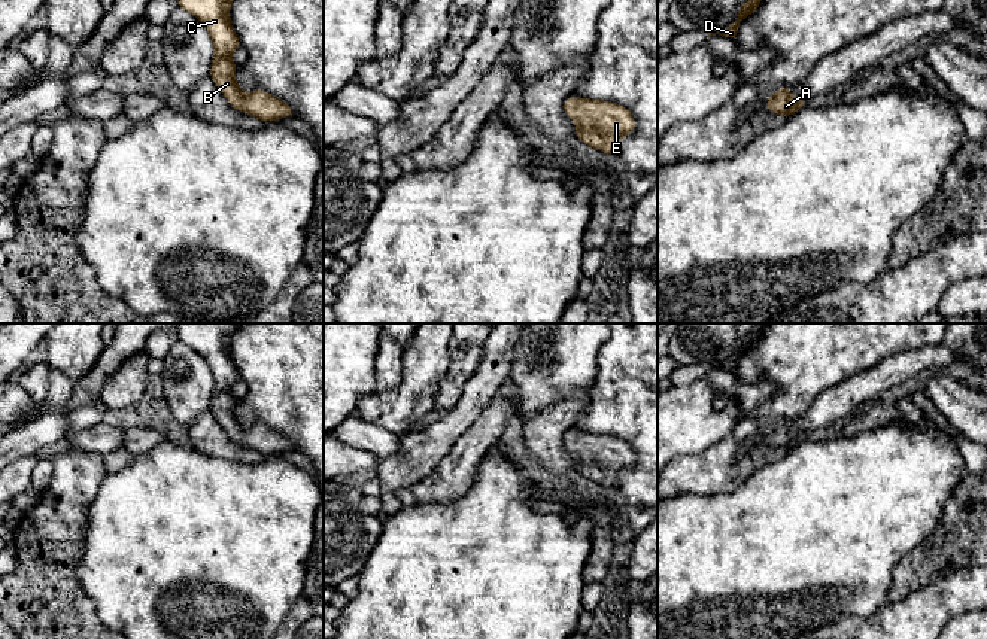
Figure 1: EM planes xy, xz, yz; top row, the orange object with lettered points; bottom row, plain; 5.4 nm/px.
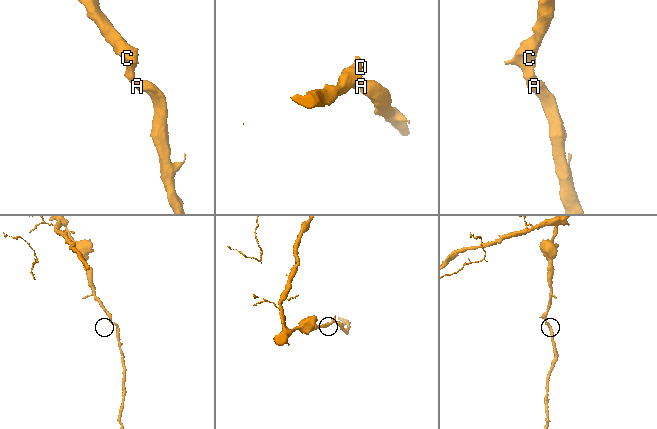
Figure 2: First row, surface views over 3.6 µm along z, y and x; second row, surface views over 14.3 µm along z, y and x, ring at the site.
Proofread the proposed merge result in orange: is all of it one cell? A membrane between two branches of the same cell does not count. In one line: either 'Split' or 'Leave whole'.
Leave whole

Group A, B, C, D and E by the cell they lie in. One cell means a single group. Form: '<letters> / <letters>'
A B C D E

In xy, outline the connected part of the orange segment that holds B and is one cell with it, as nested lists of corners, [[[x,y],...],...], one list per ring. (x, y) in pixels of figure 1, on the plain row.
[[[177,323],[177,340],[201,355],[209,365],[215,387],[210,413],[219,420],[227,435],[259,454],[274,454],[294,450],[292,442],[262,423],[245,429],[236,417],[237,399],[231,389],[240,380],[230,356],[230,340],[237,323]]]

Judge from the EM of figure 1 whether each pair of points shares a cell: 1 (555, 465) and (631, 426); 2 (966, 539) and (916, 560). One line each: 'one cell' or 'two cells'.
1: two cells
2: one cell

